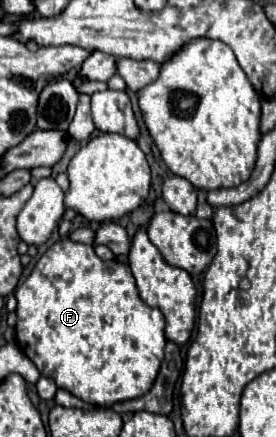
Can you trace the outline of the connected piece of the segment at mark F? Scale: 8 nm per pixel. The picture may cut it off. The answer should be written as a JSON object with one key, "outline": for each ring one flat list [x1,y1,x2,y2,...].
{"outline":[[66,238,42,254,30,276,18,286,16,300,16,344,36,364,42,376,54,378,58,388,100,406,140,398,152,388,164,360,166,322,158,308,150,308,140,300,128,264,100,260,94,254,94,246]]}

